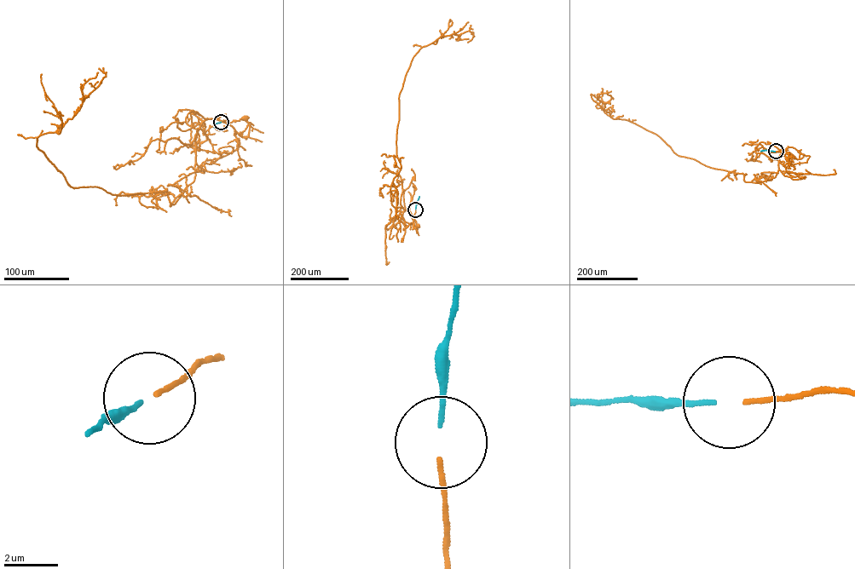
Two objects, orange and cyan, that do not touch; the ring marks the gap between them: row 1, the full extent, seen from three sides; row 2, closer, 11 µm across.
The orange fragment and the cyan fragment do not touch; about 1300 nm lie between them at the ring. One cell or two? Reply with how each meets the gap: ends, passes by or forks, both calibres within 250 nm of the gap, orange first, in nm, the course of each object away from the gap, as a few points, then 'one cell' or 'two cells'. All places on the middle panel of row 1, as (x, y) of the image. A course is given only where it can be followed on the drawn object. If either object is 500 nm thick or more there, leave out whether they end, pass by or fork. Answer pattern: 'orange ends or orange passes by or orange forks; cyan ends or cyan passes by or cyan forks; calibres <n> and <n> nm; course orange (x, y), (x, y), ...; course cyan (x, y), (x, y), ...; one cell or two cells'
orange ends; cyan ends; calibres 170 and 160 nm; course orange (415, 209), (413, 225), (415, 227), (418, 226); course cyan (415, 209), (419, 196); one cell

